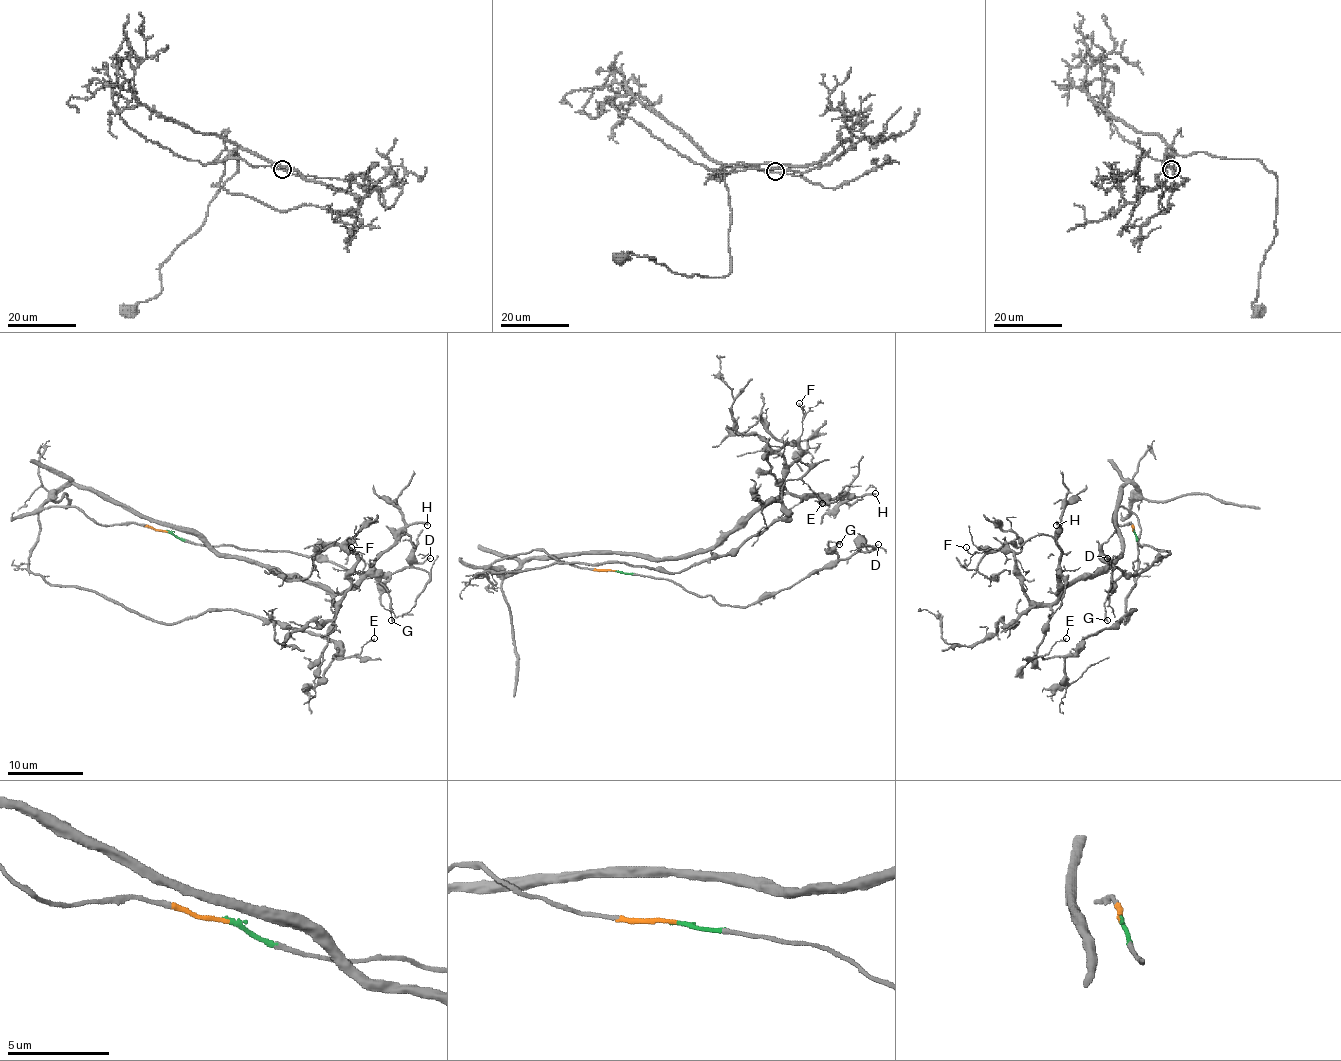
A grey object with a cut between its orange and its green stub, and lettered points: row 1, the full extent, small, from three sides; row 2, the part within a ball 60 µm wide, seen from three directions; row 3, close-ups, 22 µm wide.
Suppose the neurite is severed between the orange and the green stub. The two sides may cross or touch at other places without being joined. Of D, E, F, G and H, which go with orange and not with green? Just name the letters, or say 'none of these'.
E, F, H

